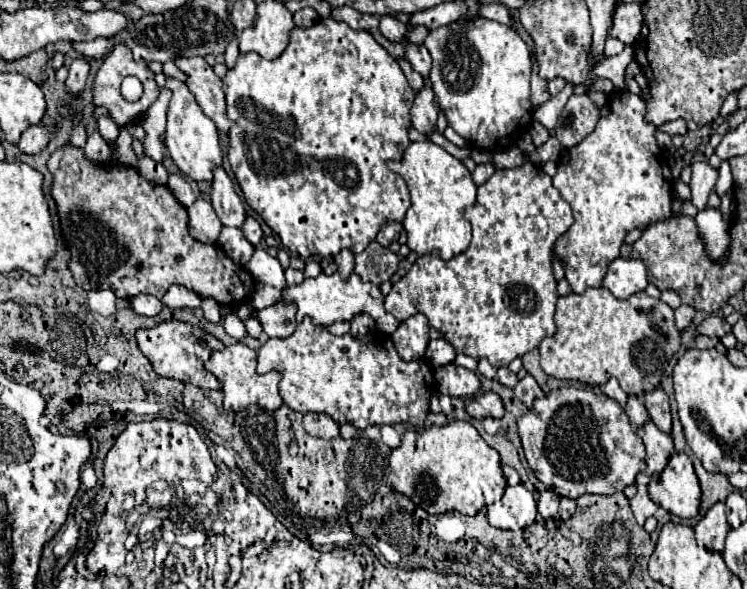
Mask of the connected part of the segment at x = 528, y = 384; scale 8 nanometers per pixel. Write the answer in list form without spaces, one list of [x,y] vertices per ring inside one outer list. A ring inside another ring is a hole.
[[[530,374],[516,384],[514,394],[516,394],[516,398],[520,398],[520,402],[522,402],[524,406],[528,406],[528,408],[532,408],[532,402],[534,402],[536,398],[542,398],[542,396],[544,396],[542,388],[538,386],[538,382],[536,382]]]

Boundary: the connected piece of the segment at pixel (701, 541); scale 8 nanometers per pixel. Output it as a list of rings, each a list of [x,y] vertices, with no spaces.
[[[722,502],[714,504],[706,512],[706,516],[694,526],[698,546],[704,546],[714,552],[724,550],[724,540],[726,540],[728,530],[730,530],[730,526],[726,522],[726,506]]]

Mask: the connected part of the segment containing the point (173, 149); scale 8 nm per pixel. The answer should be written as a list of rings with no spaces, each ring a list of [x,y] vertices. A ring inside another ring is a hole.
[[[168,78],[166,86],[172,90],[172,100],[168,106],[168,126],[166,126],[166,146],[174,164],[182,174],[196,182],[212,182],[216,166],[222,166],[222,150],[218,144],[216,124],[200,110],[194,94],[188,86],[176,78]]]

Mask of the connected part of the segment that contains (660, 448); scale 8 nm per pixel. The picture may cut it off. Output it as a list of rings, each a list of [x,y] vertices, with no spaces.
[[[646,422],[640,430],[638,430],[638,436],[642,438],[644,446],[646,446],[646,474],[652,476],[652,474],[660,474],[664,470],[664,466],[668,464],[670,456],[674,454],[674,444],[672,444],[672,438],[664,432],[660,432],[654,422]]]

